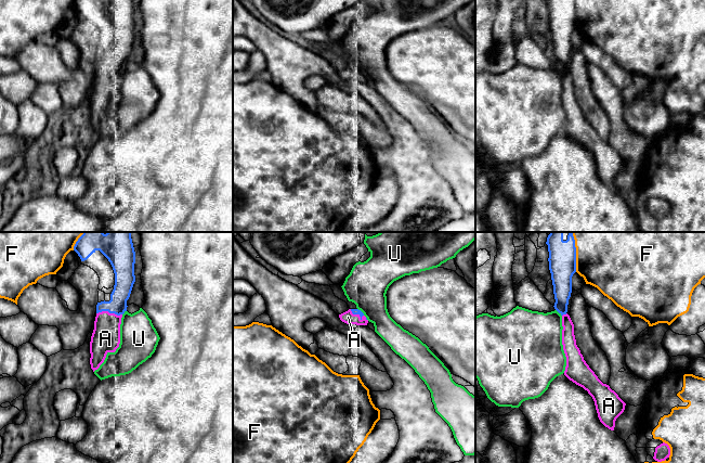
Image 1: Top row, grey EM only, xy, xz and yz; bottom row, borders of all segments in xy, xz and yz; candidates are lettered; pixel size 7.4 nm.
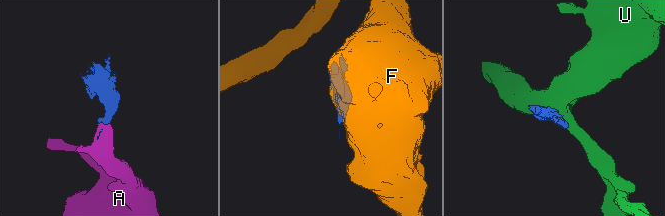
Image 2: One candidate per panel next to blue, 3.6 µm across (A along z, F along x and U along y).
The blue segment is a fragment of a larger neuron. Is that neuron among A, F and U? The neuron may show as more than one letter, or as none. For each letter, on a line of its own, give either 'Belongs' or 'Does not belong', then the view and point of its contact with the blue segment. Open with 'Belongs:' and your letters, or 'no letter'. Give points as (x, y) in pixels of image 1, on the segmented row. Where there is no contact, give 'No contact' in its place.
Belongs: A
A: Belongs. Touches blue at xy (109, 312)
F: Does not belong. Touches blue at yz (575, 252)
U: Does not belong. Touches blue at yz (558, 311)

